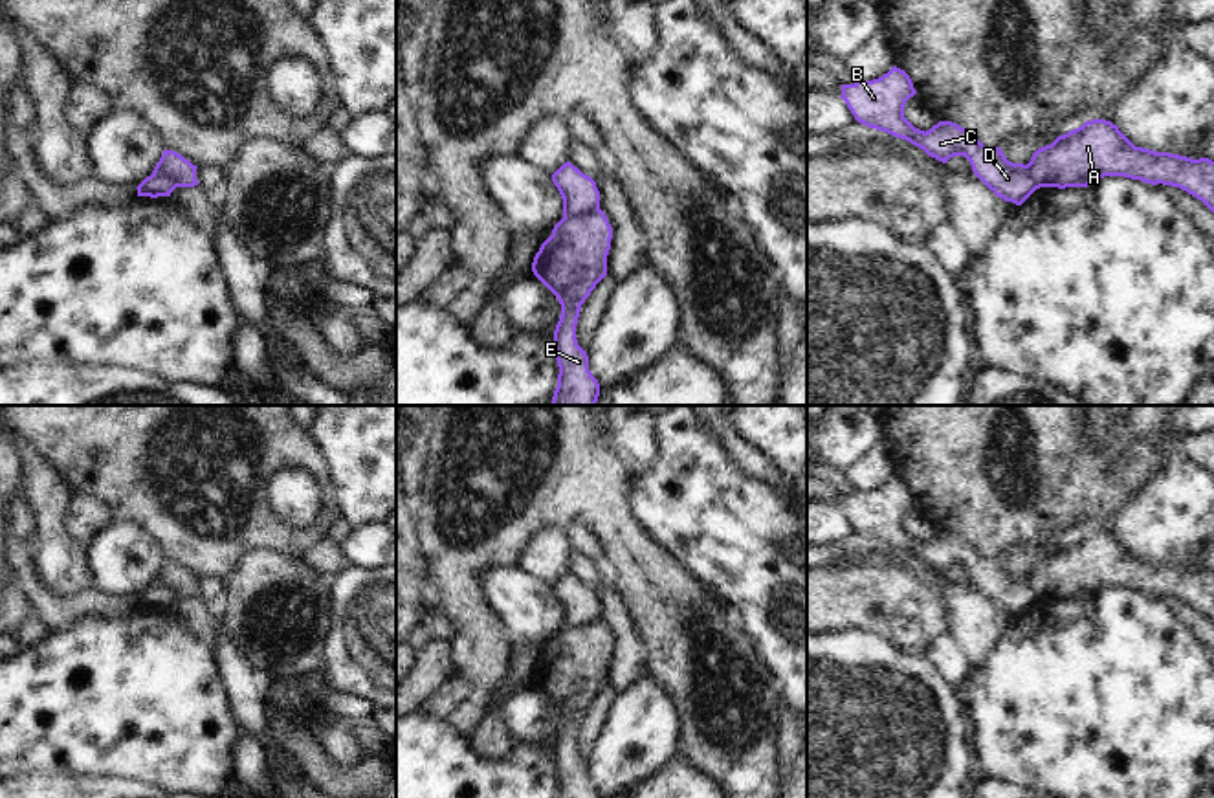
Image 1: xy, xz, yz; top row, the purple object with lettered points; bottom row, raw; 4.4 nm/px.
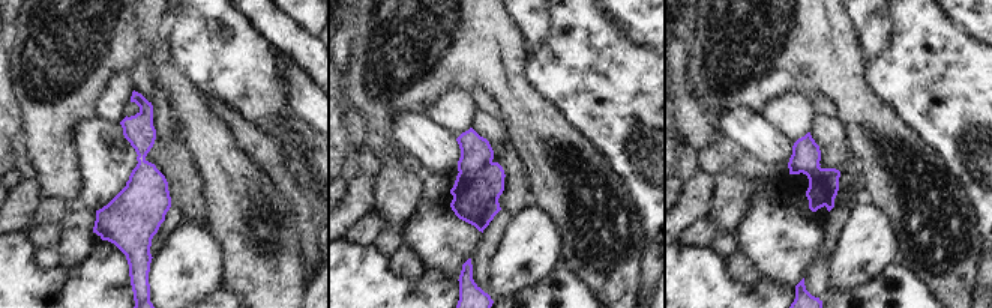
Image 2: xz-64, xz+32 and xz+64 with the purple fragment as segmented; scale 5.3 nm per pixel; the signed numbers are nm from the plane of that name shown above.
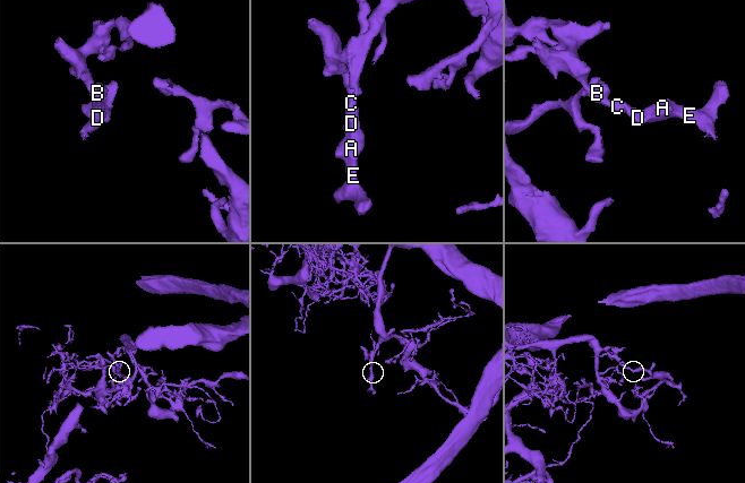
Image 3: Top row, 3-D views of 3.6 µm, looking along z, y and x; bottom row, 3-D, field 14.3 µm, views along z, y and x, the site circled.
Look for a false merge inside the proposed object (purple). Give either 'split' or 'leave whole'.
split

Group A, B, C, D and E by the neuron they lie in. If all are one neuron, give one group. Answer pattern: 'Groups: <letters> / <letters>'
Groups: A E / B C D.

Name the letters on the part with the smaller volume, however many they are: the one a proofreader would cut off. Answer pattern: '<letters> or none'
A, E

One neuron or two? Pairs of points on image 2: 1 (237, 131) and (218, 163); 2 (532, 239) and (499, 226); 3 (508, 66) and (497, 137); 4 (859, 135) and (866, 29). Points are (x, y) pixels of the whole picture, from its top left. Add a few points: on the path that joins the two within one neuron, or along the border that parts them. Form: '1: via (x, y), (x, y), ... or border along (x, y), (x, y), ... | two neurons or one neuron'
1: border along (210, 111), (236, 146), (257, 164) | two neurons
2: border along (511, 217), (491, 262) | two neurons
3: border along (503, 129), (508, 137) | two neurons
4: border along (851, 27), (865, 62) | two neurons

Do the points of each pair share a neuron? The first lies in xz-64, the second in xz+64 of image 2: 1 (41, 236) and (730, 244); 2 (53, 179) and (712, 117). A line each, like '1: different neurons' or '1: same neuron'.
1: same neuron
2: same neuron

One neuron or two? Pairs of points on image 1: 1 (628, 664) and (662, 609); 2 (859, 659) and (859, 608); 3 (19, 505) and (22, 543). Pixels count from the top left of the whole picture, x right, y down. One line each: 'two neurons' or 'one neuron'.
1: two neurons
2: two neurons
3: one neuron

